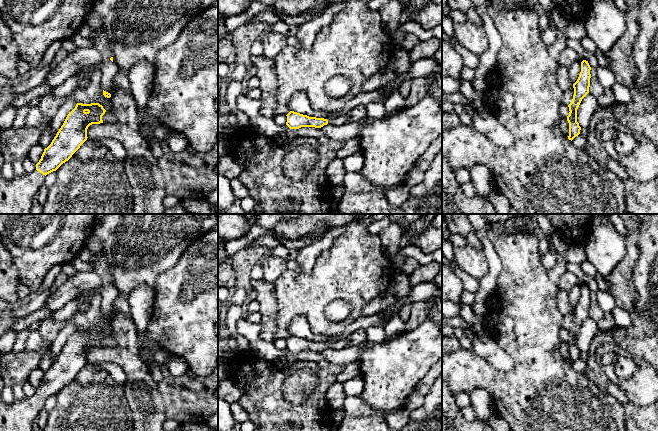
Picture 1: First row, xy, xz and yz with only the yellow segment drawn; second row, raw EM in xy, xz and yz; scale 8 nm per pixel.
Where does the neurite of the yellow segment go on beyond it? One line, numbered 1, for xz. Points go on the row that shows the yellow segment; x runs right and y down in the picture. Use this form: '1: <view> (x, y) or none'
1: none

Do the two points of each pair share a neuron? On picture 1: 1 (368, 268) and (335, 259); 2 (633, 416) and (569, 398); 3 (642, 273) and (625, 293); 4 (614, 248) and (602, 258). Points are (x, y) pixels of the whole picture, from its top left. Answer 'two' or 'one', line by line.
1: one
2: two
3: two
4: one

